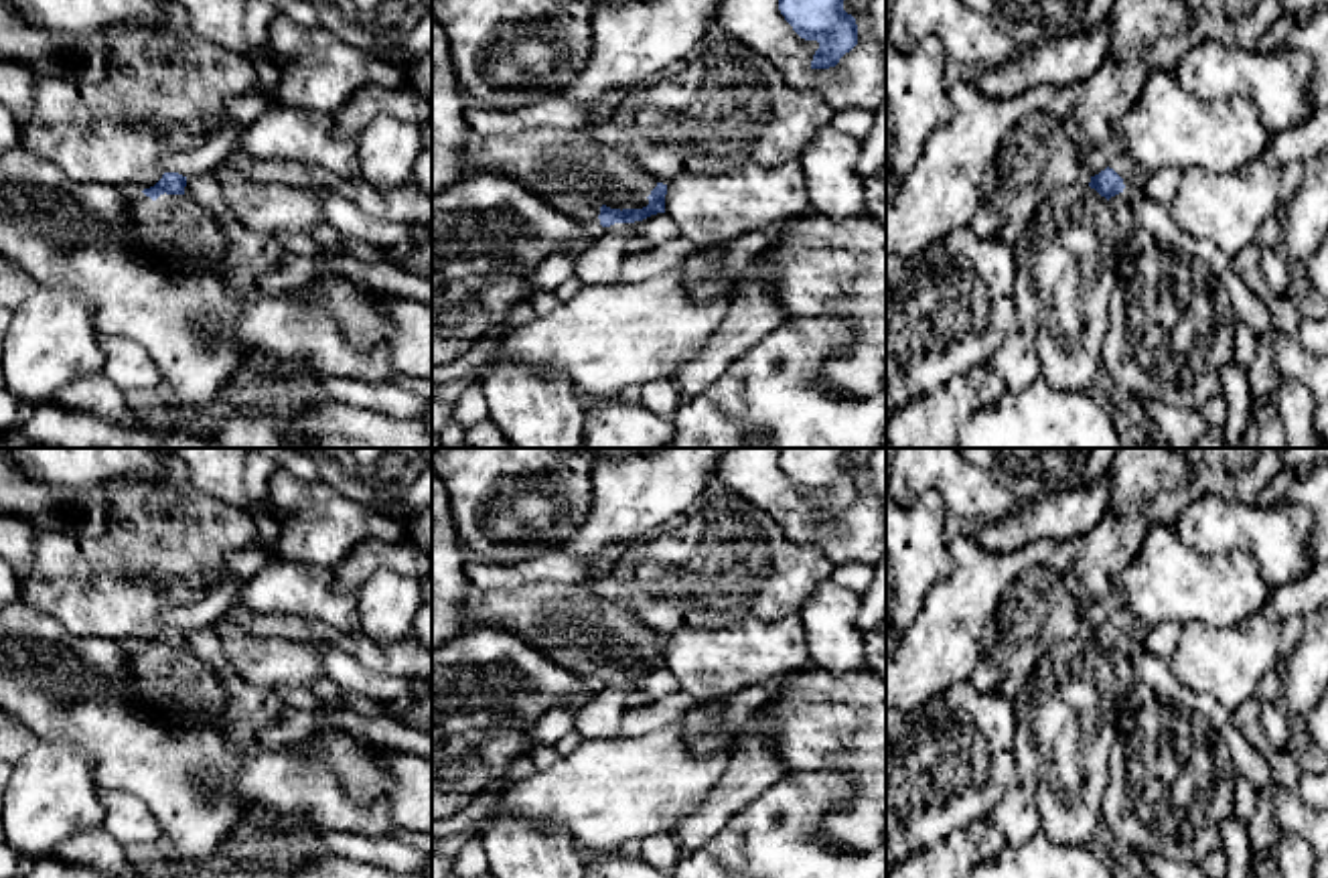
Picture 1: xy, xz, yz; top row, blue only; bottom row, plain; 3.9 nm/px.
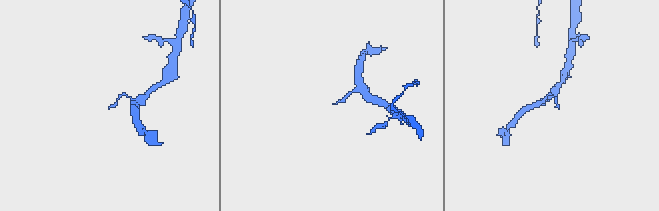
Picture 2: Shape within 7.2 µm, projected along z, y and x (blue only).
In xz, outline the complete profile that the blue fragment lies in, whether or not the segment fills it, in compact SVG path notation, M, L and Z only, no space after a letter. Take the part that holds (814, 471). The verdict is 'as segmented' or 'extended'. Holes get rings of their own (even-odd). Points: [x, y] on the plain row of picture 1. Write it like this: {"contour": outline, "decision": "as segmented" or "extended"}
{"contour": "M779 448L779 464L805 495L817 495L811 523L829 523L858 499L858 479L843 464L847 448Z", "decision": "as segmented"}

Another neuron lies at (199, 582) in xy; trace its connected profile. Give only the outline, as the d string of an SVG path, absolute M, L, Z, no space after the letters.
M221 570L221 572L199 572L185 580L168 580L168 582L172 582L180 590L180 596L187 592L195 592L199 596L229 580L235 580L235 576L229 570Z

